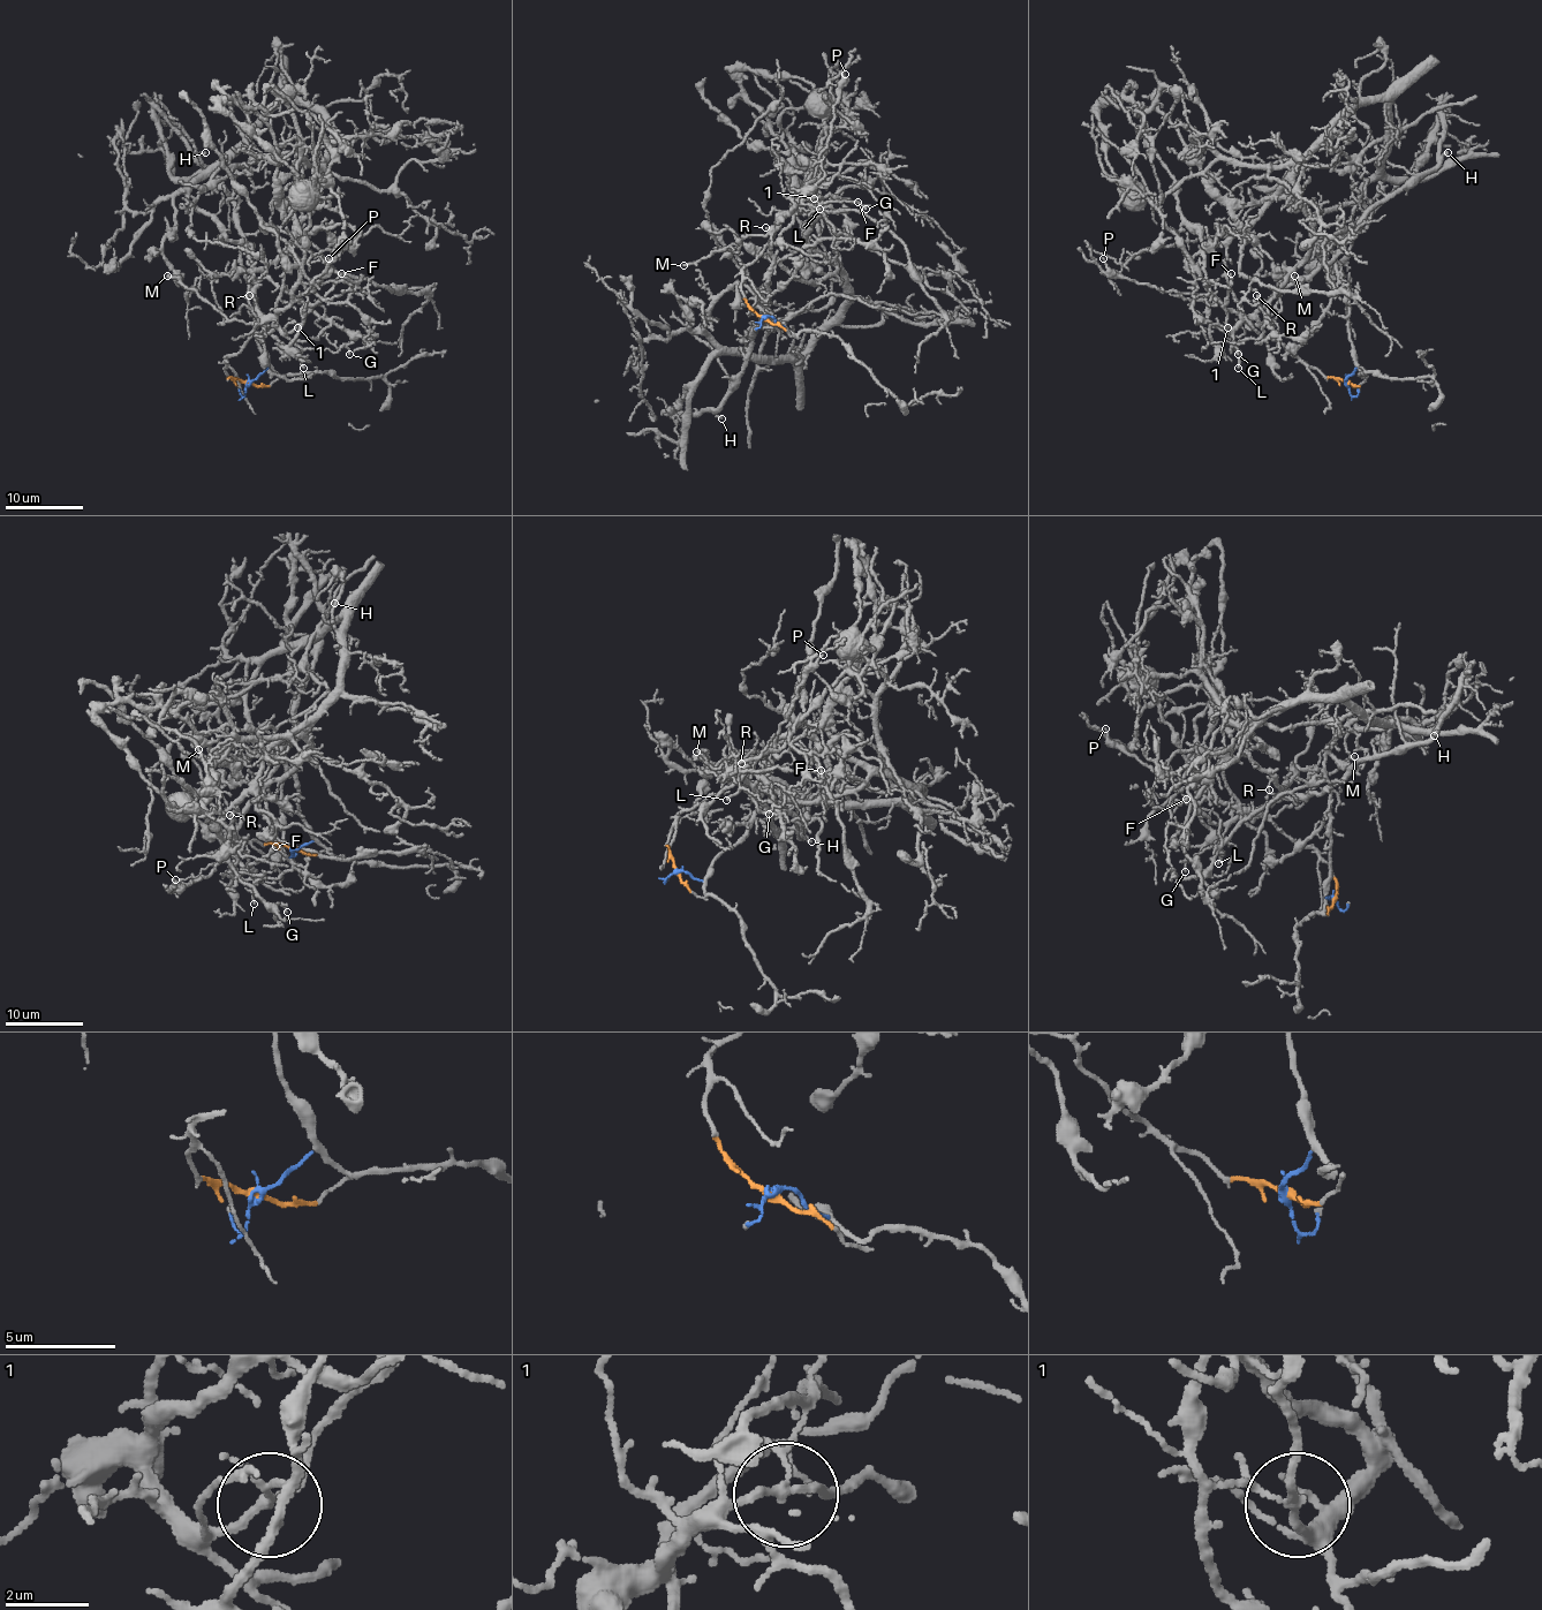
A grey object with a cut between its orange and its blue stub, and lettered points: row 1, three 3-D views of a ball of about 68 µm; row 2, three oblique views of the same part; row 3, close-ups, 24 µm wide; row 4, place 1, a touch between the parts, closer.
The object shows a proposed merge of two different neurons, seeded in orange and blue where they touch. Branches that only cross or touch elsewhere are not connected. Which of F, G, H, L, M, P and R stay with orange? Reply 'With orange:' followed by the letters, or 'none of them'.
With orange: F, G, H, L, M, P, R

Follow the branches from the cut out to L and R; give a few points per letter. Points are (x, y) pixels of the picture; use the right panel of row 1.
L: (1347, 382), (1299, 361), (1271, 330), (1253, 319), (1245, 319), (1233, 331), (1239, 368)
R: (1347, 382), (1305, 367), (1285, 349), (1271, 330), (1259, 319), (1256, 310), (1260, 304), (1256, 294)

